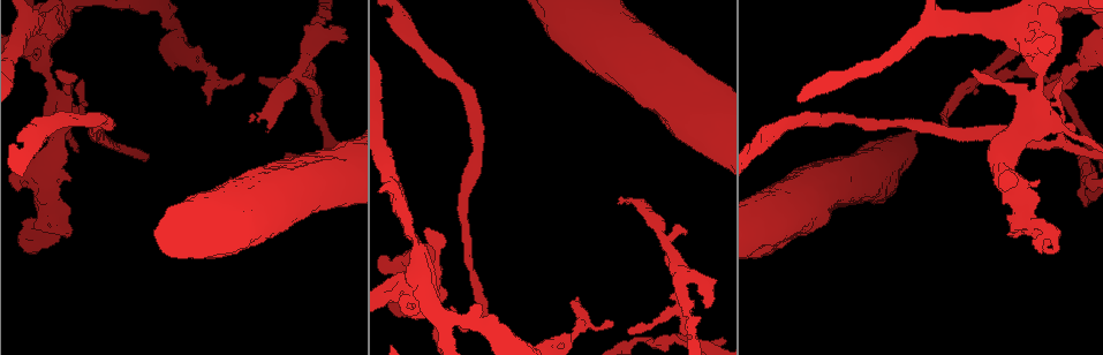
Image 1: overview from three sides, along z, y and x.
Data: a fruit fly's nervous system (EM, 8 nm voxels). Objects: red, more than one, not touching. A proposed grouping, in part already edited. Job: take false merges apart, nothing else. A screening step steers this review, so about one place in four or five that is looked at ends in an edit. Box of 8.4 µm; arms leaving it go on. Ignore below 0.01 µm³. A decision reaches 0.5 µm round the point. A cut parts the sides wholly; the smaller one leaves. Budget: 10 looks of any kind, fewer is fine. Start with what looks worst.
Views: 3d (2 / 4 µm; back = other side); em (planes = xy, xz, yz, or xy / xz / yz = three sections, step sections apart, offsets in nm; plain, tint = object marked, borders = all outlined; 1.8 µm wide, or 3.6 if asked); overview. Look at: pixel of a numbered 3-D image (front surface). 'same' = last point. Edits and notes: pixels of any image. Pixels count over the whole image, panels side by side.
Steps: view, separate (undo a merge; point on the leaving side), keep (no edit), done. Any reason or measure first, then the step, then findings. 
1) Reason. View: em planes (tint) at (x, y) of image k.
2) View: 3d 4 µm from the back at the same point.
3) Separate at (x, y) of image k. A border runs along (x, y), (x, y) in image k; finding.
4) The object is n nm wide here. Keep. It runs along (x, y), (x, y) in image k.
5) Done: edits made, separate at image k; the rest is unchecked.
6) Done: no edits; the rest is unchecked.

Sudden change in width. View: 3d 4 µm at (28, 234) of image 1.

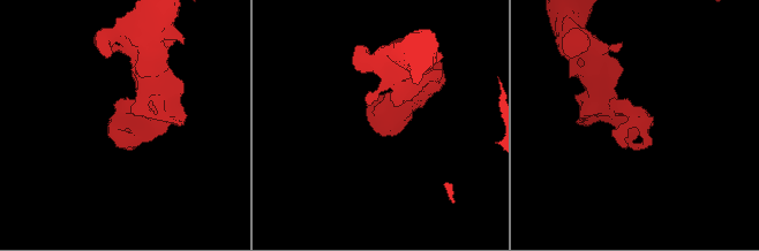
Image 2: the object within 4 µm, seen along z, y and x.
Shape alone is not enough. View: em planes (tint) at (643, 123) of image 2.

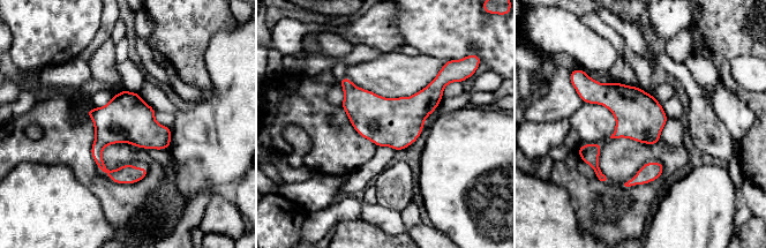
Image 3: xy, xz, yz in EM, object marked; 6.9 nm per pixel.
Keep. Continuous, no second cell.

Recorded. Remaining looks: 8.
Two arms in line, one across. View: 3d 2 µm at (1085, 49) of image 1.

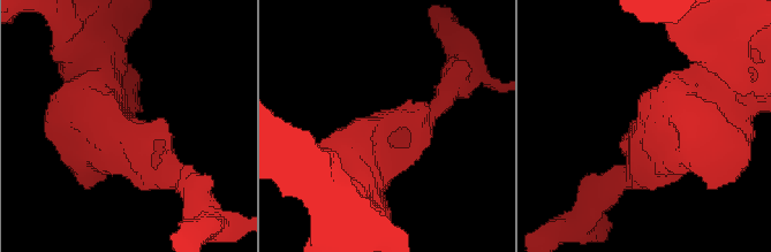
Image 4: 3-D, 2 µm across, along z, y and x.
View: em planes (tint) at (641, 129) of image 4.

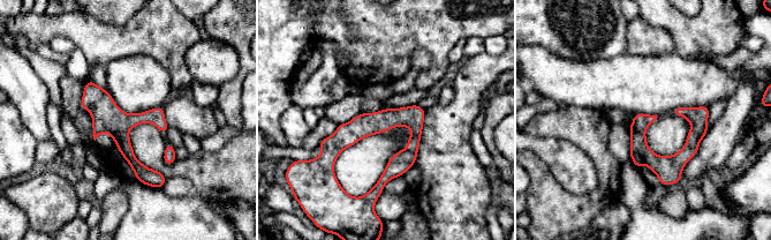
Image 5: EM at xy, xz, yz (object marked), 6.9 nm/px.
Keep. It runs along (89, 84), (155, 184) in image 5; continuous, no second cell.

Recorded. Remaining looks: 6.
Touches itself. View: em xz step 8 (tint) at (35, 54) of image 1.

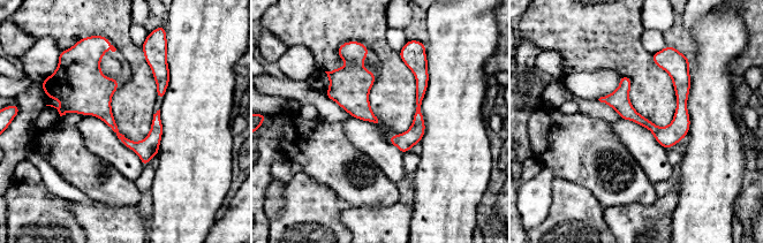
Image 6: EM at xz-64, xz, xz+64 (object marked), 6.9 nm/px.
Cut it another way. View: em yz step 4 (tint) at the same point.

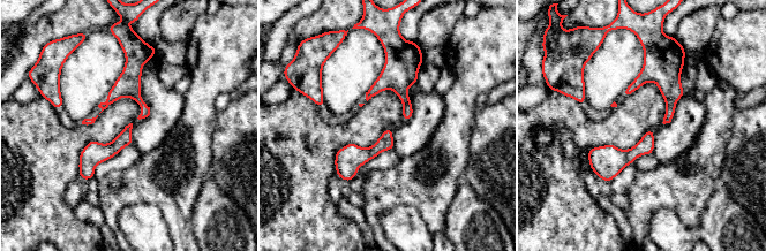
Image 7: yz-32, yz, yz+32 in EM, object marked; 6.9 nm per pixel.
The object is 100 nm wide here. Keep. It runs along (128, 128), (83, 176) in image 7; continuous, no second cell.

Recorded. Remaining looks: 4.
Three-way junction. View: 3d 4 µm from the back at (1041, 143) of image 1.

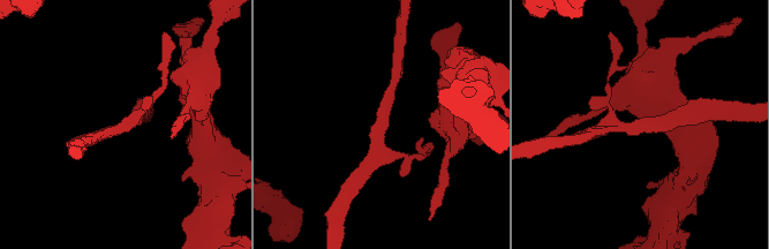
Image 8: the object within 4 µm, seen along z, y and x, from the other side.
Need the tissue. View: em planes (tint) at (639, 125) of image 8.

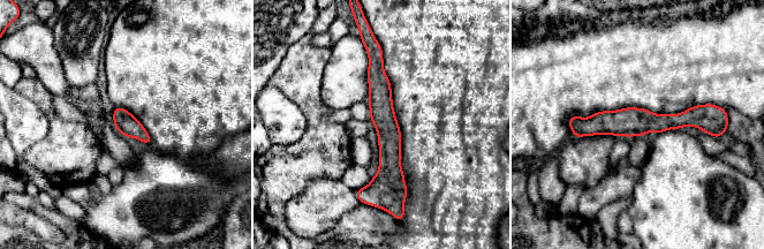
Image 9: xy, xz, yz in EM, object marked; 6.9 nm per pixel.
3 arms meet here. Keep. It runs along (376, 52), (388, 131), (387, 190) in image 9; continuous, no second cell.

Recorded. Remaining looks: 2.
Done: no edits; the rest is unchecked.

